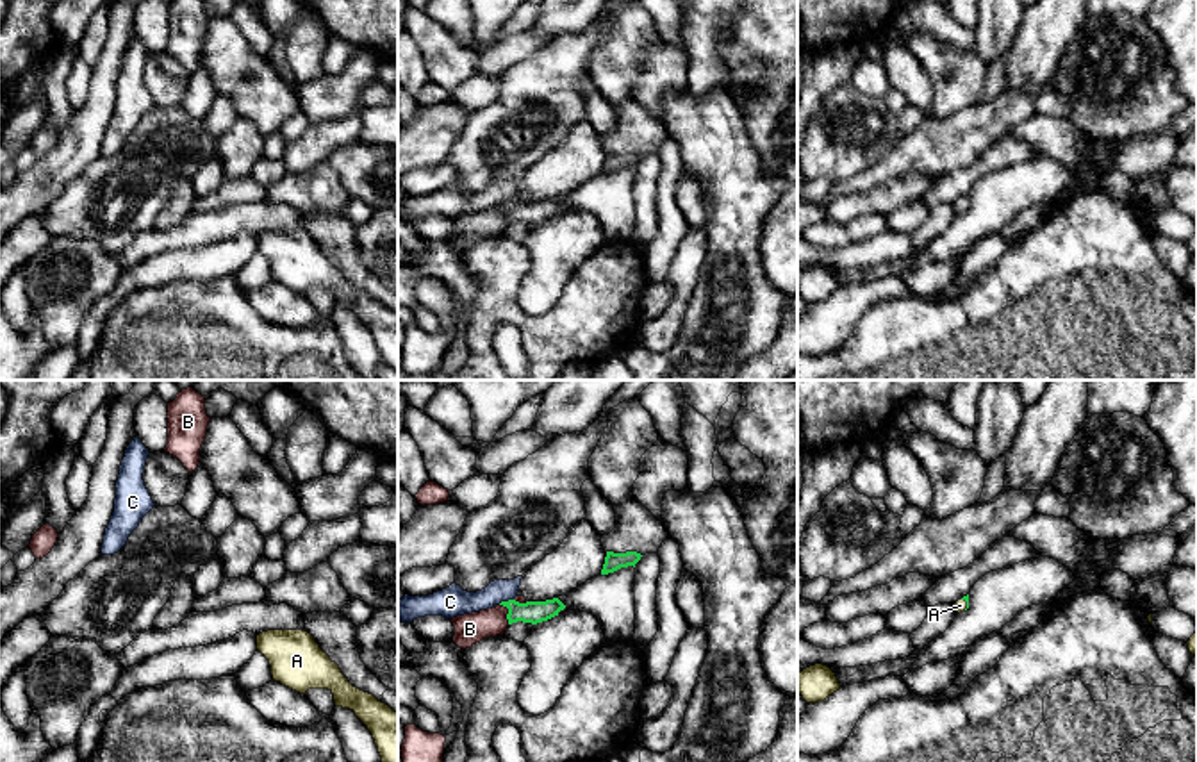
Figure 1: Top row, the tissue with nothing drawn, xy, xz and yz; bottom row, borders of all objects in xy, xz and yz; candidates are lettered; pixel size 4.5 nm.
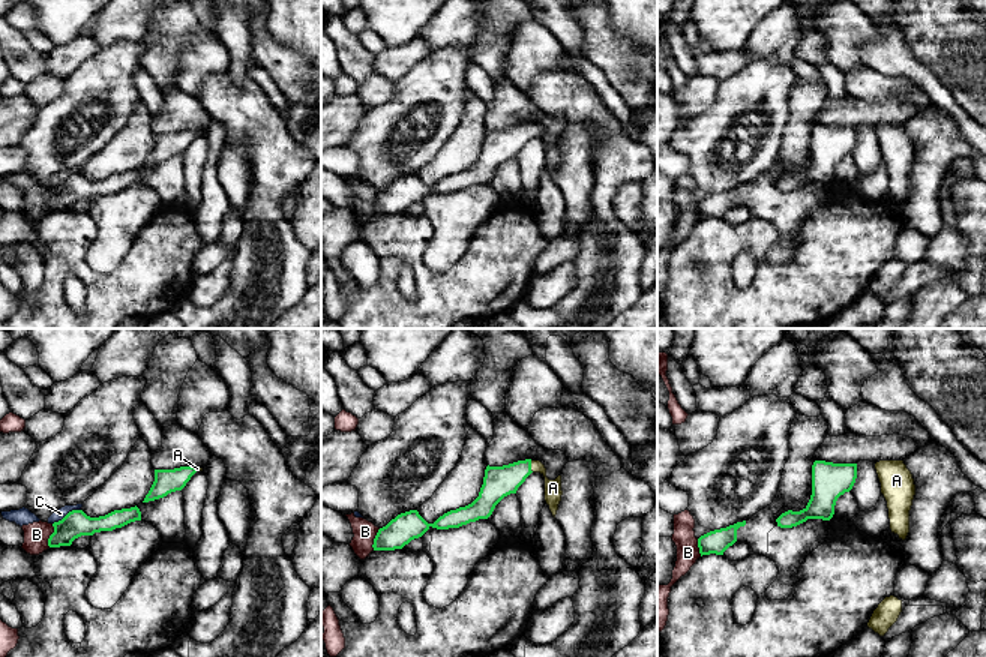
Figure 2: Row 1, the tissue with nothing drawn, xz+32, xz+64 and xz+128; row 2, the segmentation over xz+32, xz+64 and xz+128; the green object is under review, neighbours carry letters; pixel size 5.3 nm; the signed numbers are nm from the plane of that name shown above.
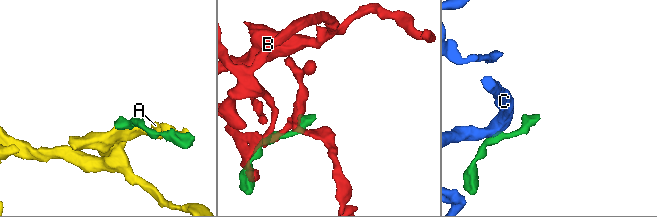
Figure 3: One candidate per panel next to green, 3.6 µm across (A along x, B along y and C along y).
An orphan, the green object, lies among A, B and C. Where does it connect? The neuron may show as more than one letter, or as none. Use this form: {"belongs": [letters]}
{"belongs": ["A"]}

